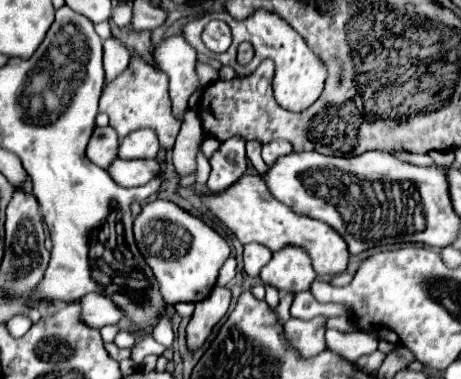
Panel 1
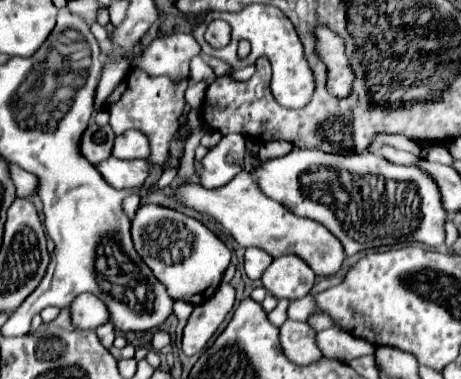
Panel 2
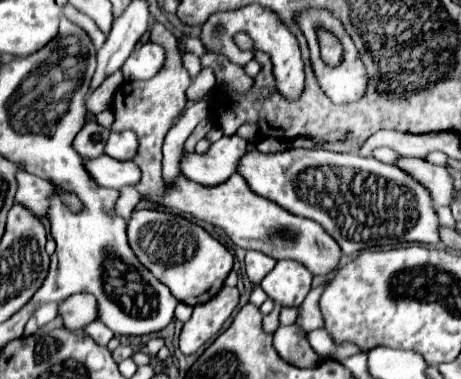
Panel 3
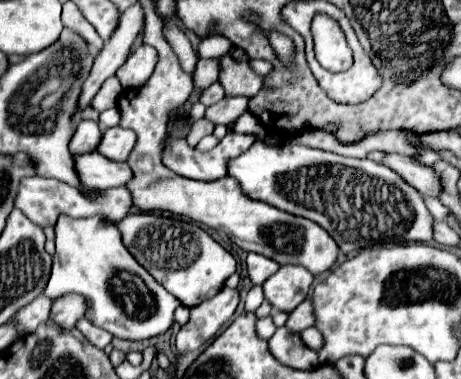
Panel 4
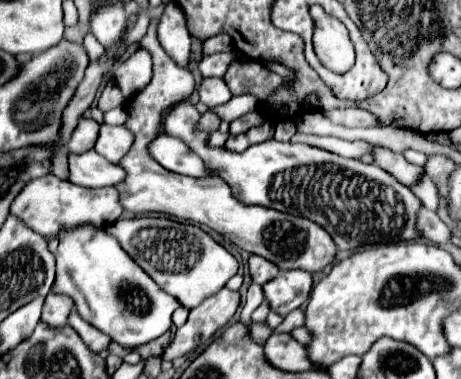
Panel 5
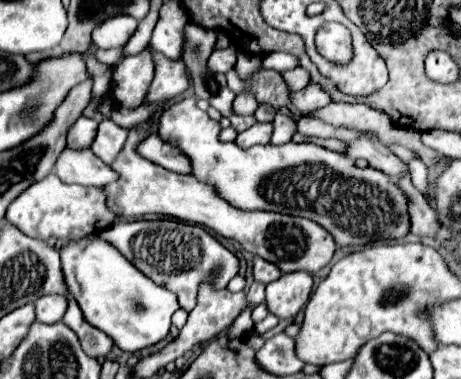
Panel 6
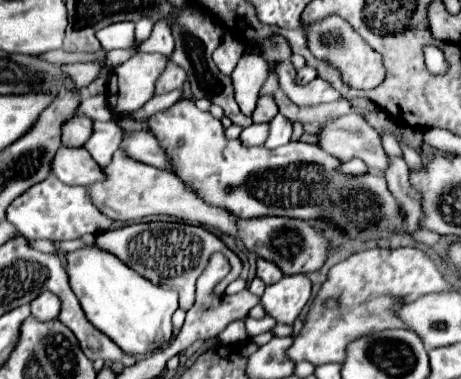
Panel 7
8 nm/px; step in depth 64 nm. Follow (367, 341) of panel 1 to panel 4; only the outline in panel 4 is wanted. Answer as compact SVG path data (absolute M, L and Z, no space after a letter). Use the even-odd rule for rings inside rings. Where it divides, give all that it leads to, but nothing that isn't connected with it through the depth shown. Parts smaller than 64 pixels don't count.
M308 328L302 332L302 340L306 346L310 346L312 350L320 350L324 346L324 336L318 332L318 328Z

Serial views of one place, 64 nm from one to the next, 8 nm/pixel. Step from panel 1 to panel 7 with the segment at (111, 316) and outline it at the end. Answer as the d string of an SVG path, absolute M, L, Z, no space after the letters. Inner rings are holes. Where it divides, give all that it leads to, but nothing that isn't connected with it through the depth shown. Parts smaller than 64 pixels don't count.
M44 292L40 294L36 300L32 300L30 304L32 308L32 316L40 322L48 322L48 320L56 320L62 308L62 302L58 296L54 296L52 292Z

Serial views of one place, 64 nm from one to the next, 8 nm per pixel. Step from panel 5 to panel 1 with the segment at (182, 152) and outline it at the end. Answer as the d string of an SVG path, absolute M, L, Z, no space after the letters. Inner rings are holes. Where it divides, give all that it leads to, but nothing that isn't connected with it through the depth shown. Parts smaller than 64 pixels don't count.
M234 136L232 140L226 140L210 158L210 178L208 188L212 192L222 192L224 188L230 188L246 170L246 142Z

